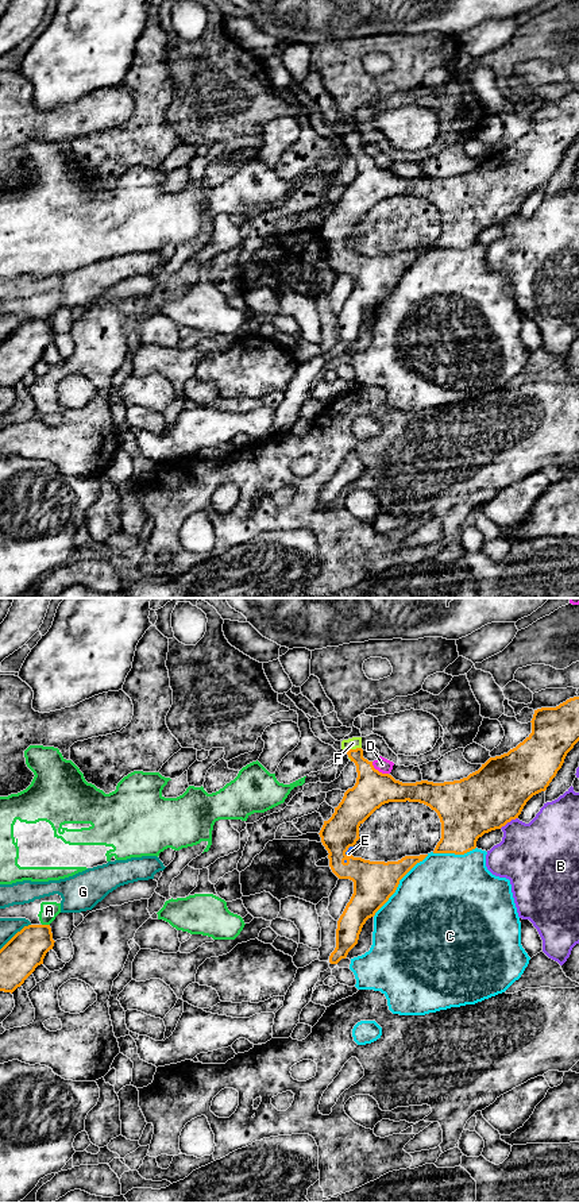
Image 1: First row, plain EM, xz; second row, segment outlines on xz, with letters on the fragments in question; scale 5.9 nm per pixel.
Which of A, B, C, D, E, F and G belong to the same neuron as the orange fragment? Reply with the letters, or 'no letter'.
E, F

